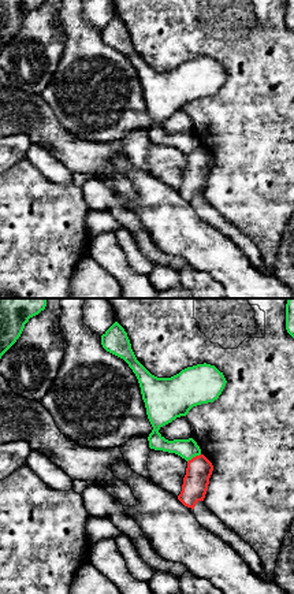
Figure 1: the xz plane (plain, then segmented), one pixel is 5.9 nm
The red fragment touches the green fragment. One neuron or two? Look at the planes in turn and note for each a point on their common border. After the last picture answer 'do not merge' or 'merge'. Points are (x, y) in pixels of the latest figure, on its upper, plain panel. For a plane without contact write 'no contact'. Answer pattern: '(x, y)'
(193, 151)

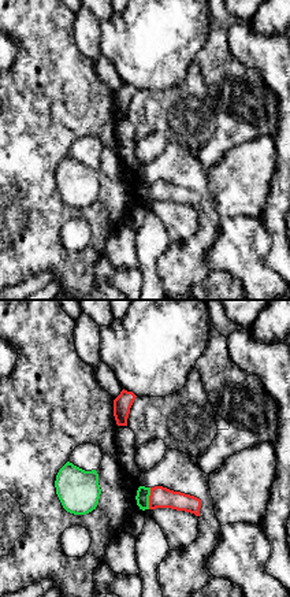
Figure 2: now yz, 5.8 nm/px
(149, 192)

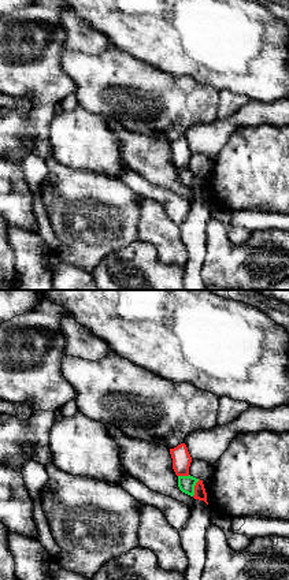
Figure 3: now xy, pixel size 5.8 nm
(195, 181)

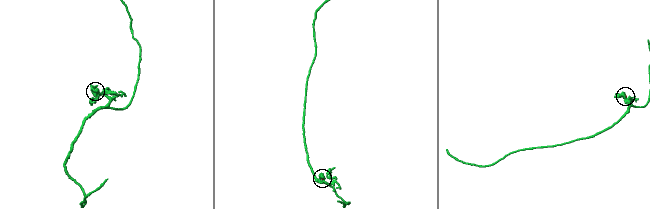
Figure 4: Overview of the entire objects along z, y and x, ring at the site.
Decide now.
do not merge

